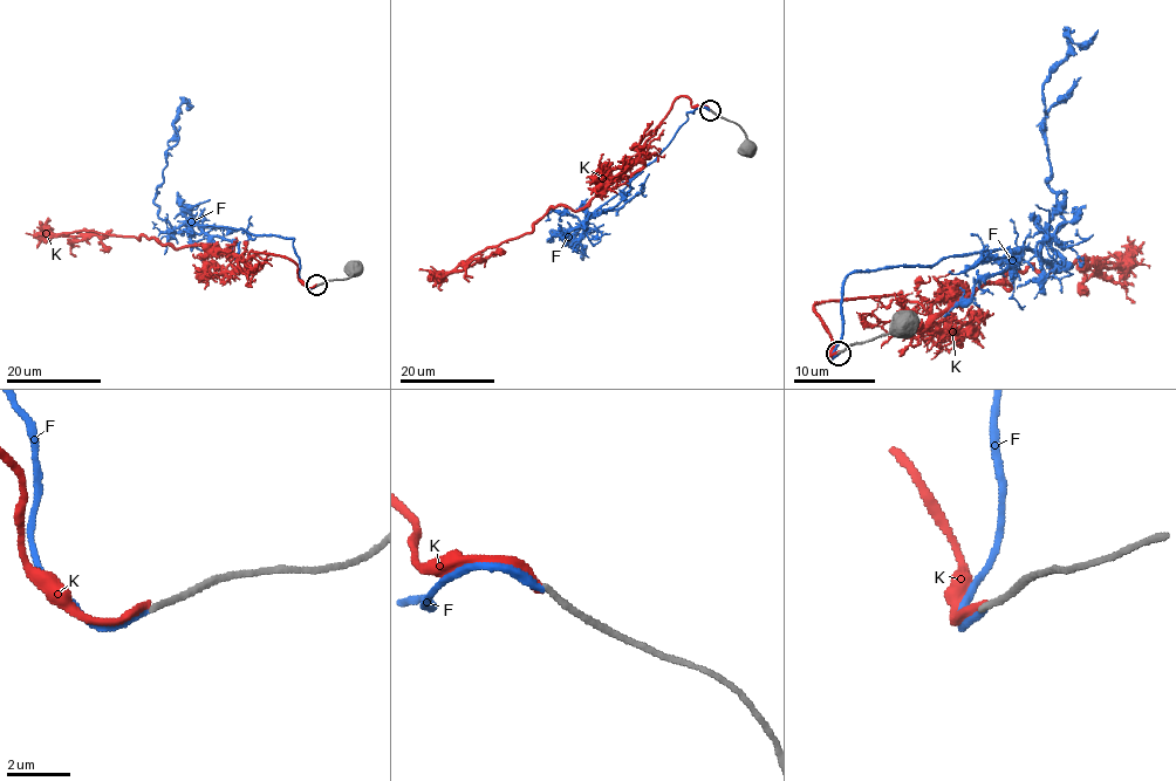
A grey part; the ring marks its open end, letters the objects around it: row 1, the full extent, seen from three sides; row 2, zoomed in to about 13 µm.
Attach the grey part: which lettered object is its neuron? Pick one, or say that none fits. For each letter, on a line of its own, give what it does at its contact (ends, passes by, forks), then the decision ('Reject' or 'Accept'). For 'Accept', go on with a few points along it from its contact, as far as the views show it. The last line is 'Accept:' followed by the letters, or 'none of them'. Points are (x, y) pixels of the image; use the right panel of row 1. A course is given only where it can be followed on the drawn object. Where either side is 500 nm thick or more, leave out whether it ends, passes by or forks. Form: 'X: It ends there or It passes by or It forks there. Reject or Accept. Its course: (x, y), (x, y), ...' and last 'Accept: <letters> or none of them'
F: It ends there. Accept. Its course: (839, 353), (853, 273), (977, 252), (1055, 265), (1066, 197), (1047, 183), (1043, 82), (1067, 38), (1098, 29)
K: It ends there. Reject
Accept: F

